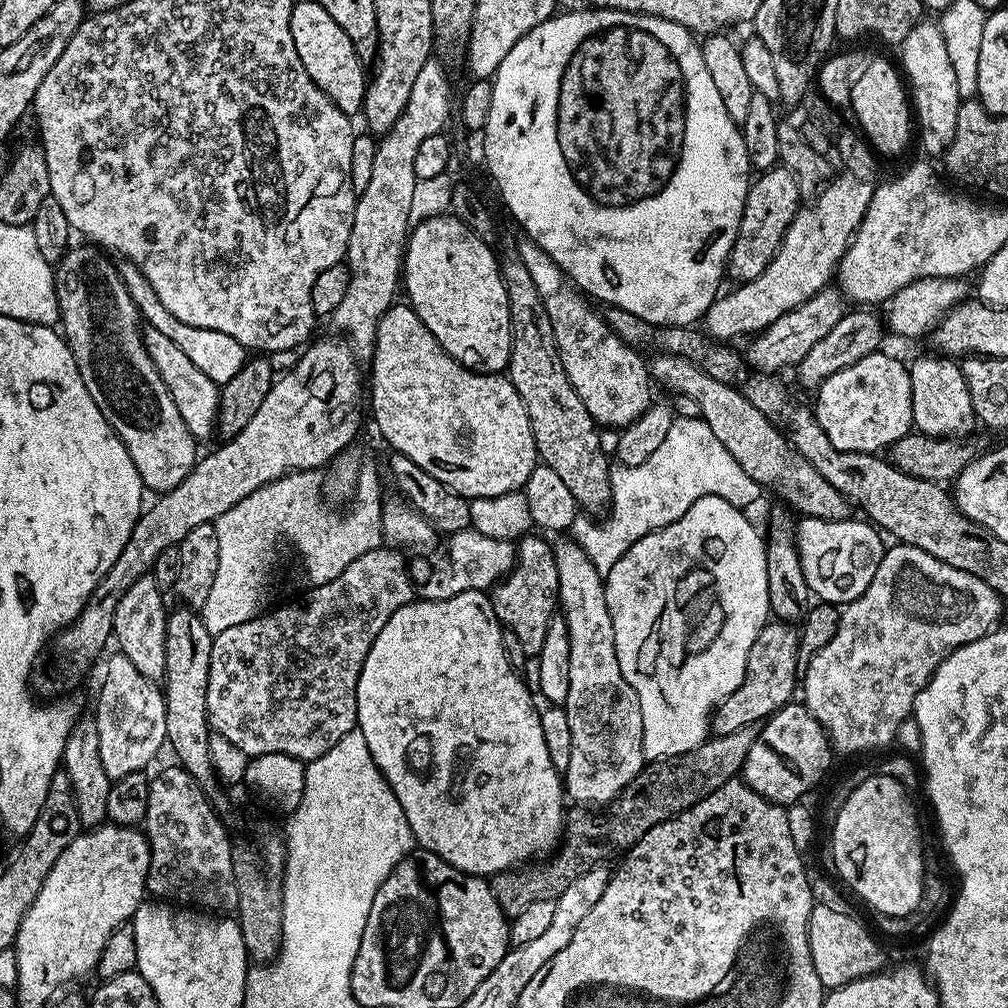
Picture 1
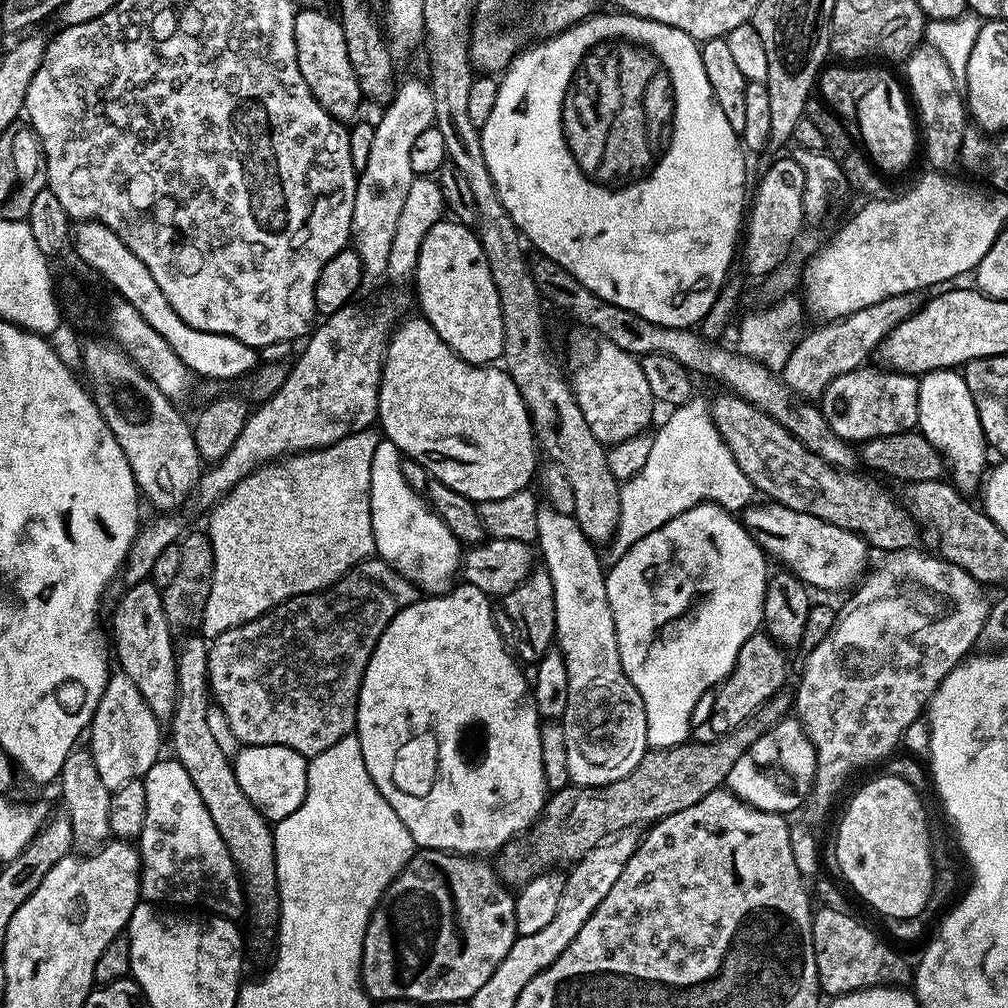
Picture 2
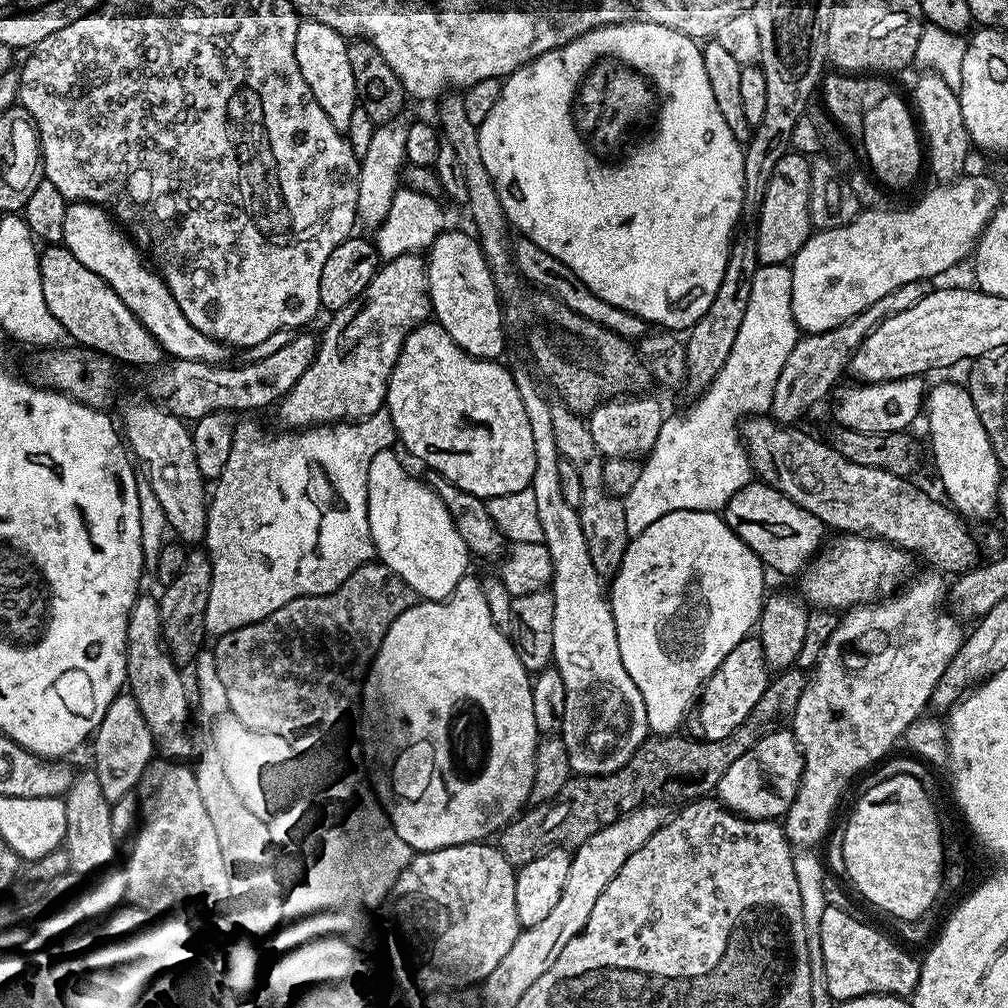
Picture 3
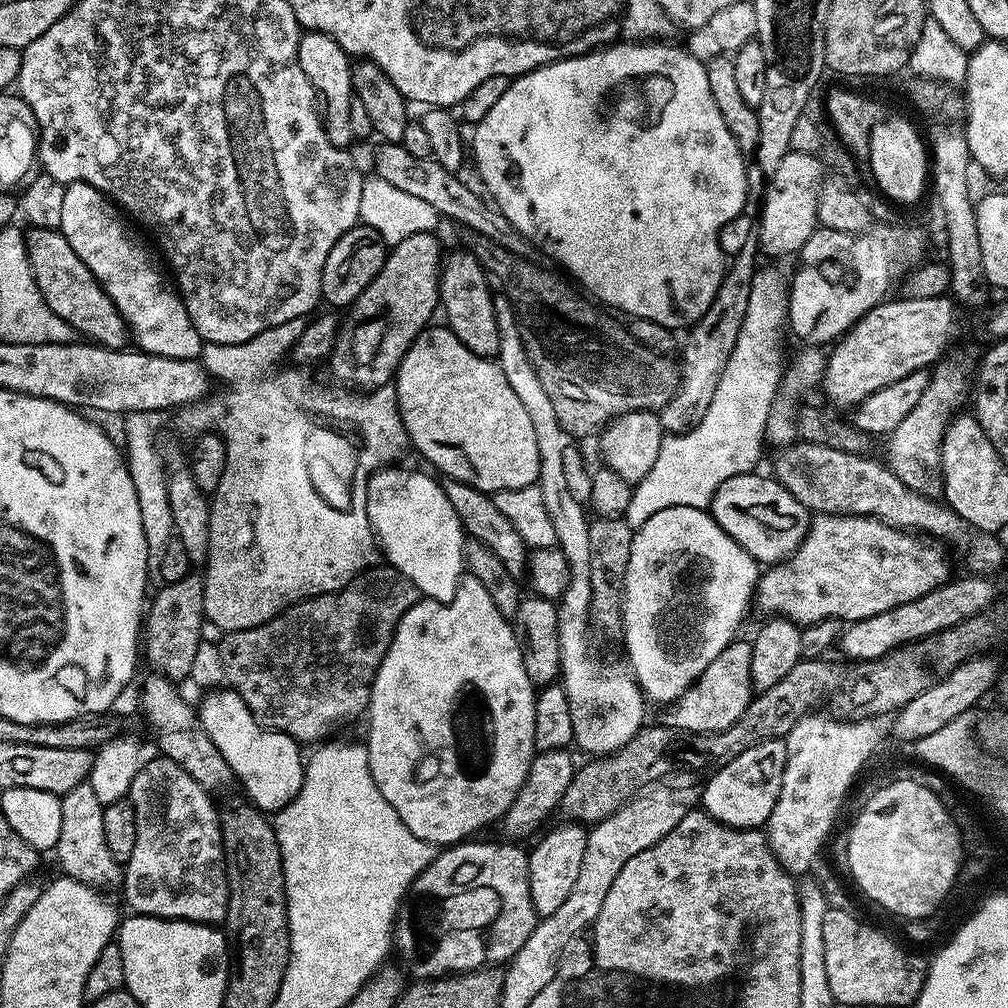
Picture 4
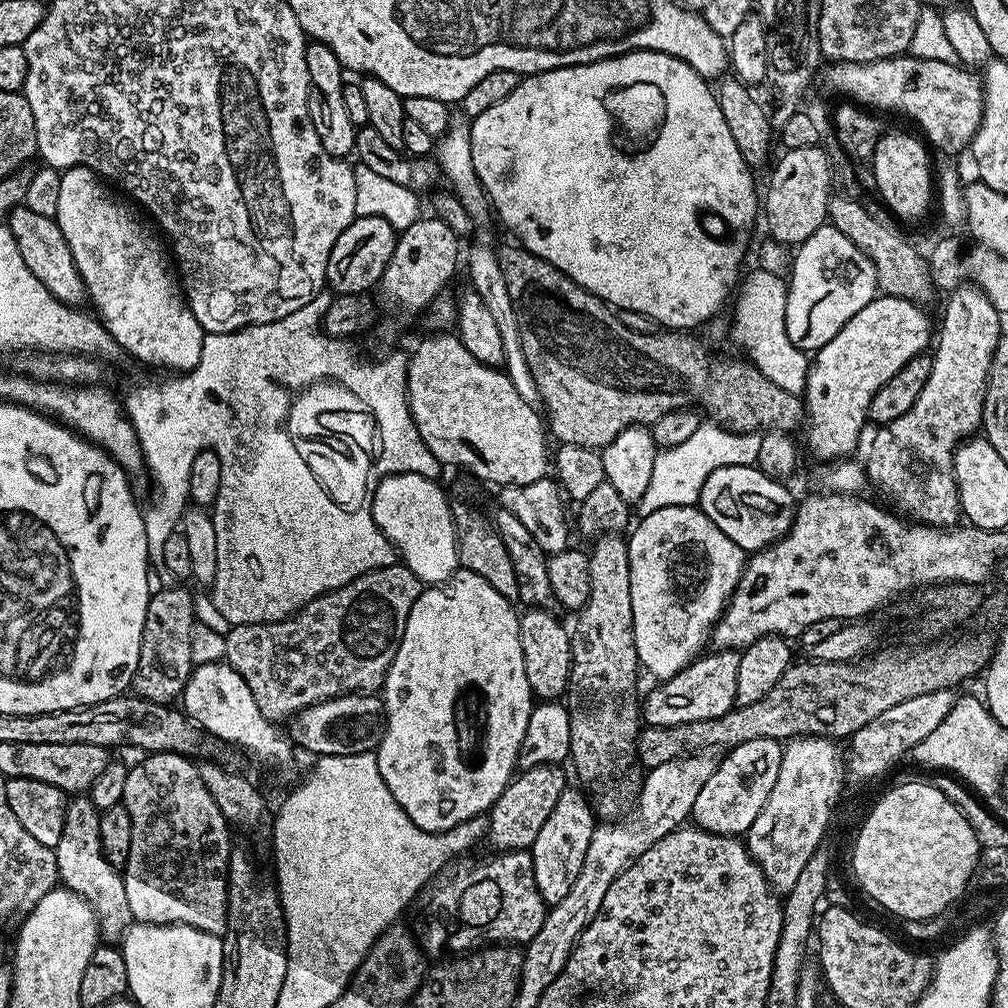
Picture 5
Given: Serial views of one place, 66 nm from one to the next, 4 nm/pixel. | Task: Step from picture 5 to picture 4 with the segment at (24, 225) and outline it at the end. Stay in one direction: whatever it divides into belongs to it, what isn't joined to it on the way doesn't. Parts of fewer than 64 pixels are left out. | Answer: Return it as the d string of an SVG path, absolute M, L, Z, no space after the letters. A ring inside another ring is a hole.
M29 227L24 236L24 251L28 261L28 268L32 272L34 282L46 302L46 306L62 322L66 322L73 333L82 335L89 341L101 344L104 348L123 349L124 343L129 343L130 333L120 316L120 311L114 306L94 274L74 254L74 246L66 242L64 235L55 228L44 229Z

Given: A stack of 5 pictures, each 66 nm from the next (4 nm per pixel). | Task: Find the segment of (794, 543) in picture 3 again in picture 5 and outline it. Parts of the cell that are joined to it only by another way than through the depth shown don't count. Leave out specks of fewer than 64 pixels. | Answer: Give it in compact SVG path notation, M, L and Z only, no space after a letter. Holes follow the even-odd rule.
M722 466L706 478L698 507L745 554L760 552L781 540L792 529L797 501L792 500L792 492L787 486L787 483L767 476L757 466Z

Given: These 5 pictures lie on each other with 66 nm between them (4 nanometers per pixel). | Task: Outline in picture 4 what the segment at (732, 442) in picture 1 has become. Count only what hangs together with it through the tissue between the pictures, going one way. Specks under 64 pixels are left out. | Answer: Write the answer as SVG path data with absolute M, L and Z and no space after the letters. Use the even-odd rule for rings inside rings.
M795 442L788 447L781 447L775 454L775 479L809 513L829 512L835 516L873 516L883 524L913 534L923 532L934 538L956 542L964 548L965 568L977 575L993 575L1004 562L1004 548L995 533L973 533L970 526L959 514L949 508L947 503L933 497L910 490L906 482L898 479L889 470L887 463L871 460L868 454L847 453L834 450L827 445Z

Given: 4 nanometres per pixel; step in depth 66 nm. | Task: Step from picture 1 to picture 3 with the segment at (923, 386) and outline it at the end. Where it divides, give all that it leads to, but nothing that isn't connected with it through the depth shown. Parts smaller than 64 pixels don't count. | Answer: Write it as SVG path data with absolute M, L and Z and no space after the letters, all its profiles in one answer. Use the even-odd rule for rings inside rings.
M963 383L936 384L933 388L931 385L926 392L926 416L927 412L932 456L936 459L940 484L948 495L947 503L969 521L995 517L1000 502L1002 469L994 454L994 446L990 446L986 426L982 426L982 418L978 418L978 410L974 410L967 387Z

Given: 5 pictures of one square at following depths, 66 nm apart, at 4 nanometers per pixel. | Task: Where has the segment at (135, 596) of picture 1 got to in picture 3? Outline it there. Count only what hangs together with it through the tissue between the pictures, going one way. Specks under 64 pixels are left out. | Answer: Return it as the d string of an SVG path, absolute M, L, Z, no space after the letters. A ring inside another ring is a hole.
M145 594L137 595L137 598L132 603L132 608L128 612L128 625L126 626L126 674L128 679L126 681L127 691L134 698L134 702L138 702L138 710L142 710L142 718L146 718L146 726L150 730L152 735L152 743L155 751L159 753L161 757L171 758L177 762L187 761L188 755L192 752L192 736L188 733L188 692L190 696L190 688L184 685L184 680L180 677L181 669L178 667L175 660L172 659L165 643L164 638L160 634L160 602L155 595L144 596Z

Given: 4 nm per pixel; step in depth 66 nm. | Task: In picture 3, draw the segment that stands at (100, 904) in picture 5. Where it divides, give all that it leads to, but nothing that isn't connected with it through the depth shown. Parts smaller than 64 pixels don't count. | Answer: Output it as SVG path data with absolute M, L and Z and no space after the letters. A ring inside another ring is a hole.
M95 770L77 771L62 799L66 806L66 834L62 850L68 856L69 869L77 868L80 872L93 871L92 873L107 869L111 865L108 863L116 856L118 845L110 830L112 805L106 798L106 794L102 794L102 785L98 783L98 774ZM95 868L100 869L95 870Z

